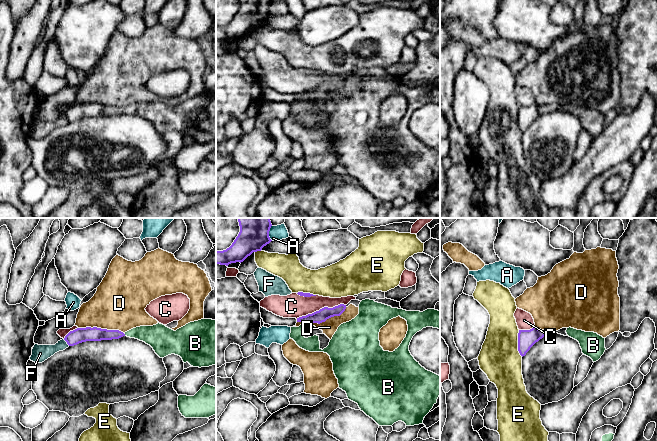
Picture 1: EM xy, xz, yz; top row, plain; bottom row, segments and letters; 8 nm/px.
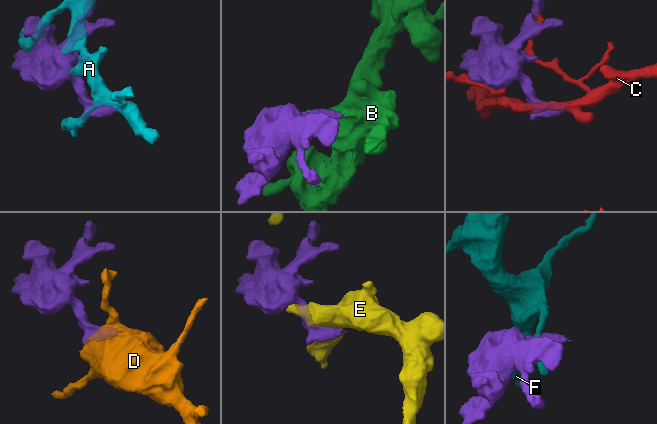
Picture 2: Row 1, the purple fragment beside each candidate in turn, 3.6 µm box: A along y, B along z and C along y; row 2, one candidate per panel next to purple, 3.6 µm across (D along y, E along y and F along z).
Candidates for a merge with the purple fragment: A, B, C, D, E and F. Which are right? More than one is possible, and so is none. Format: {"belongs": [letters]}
{"belongs": ["B"]}

